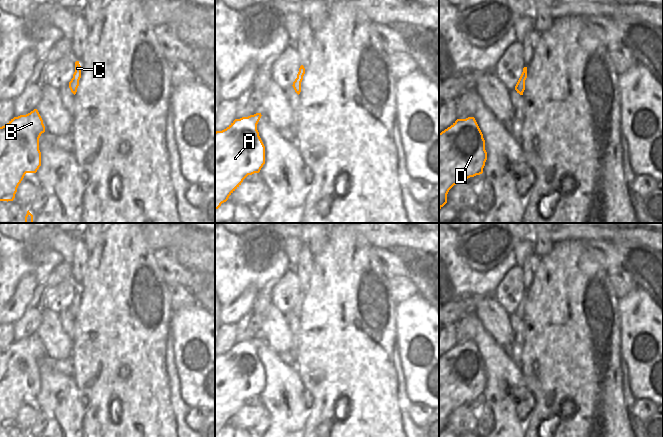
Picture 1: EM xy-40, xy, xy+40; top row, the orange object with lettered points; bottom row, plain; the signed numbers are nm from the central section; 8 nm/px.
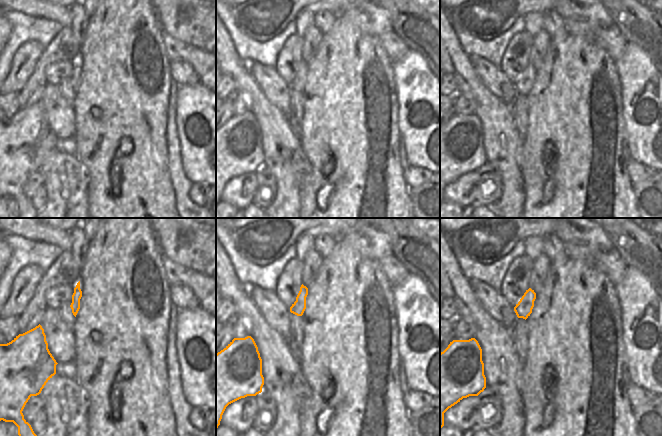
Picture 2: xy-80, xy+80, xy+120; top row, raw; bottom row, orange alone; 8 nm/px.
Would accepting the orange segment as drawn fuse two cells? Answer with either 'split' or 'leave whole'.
leave whole

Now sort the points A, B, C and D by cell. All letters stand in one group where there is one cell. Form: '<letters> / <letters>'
A B C D

